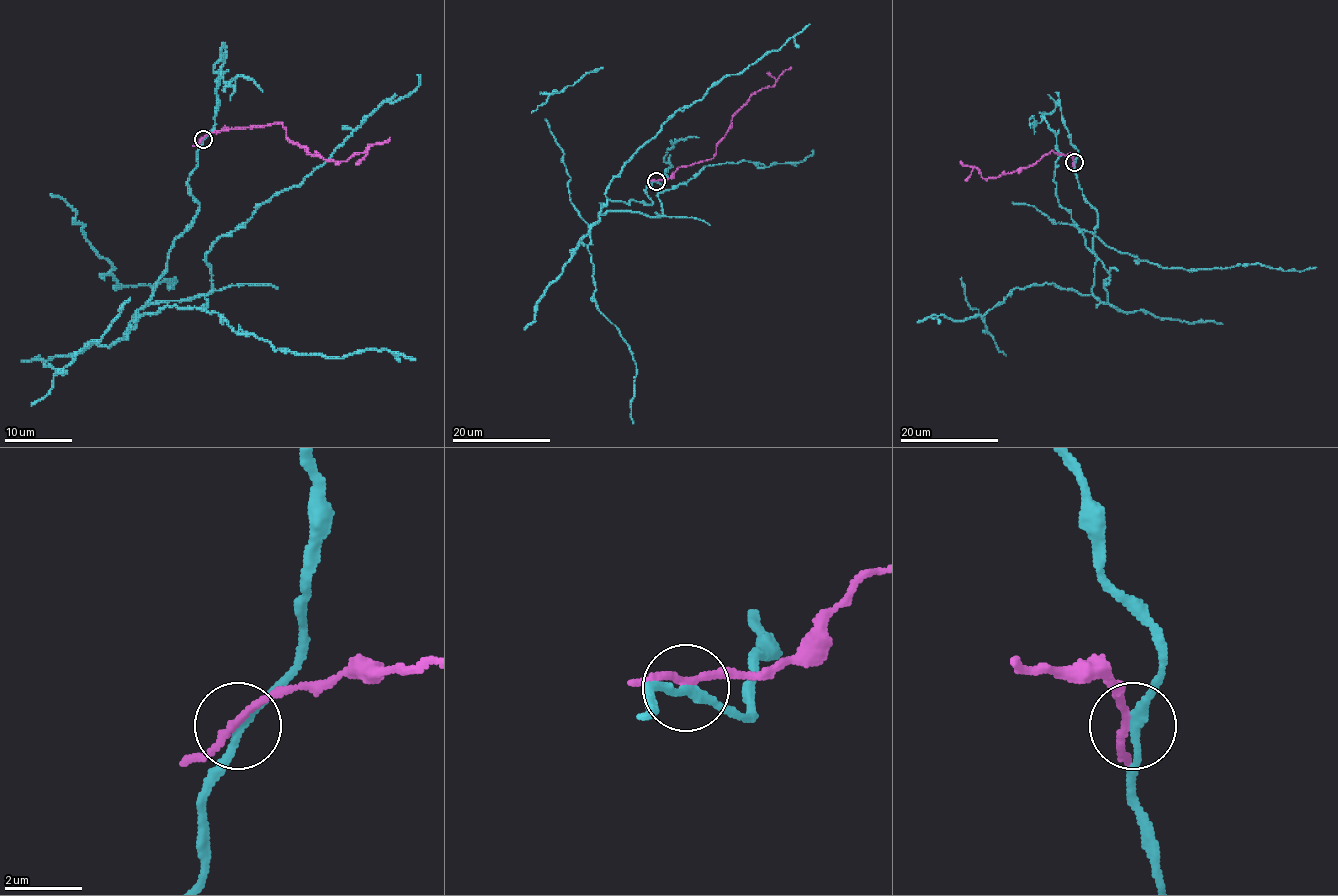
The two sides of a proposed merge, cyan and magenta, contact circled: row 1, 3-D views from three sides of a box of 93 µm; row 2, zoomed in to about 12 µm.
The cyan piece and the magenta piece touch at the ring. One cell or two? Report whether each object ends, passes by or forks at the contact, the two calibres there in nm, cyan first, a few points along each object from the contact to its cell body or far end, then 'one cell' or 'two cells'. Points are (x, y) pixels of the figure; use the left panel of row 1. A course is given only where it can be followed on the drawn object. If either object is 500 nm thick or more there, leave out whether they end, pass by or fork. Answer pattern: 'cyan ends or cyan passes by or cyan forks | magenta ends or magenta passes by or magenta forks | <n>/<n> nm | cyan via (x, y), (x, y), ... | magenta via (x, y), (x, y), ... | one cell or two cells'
cyan passes by | magenta passes by | 240/180 nm | cyan via (203, 139), (187, 183), (198, 214), (126, 333), (142, 307), (208, 292), (206, 253), (221, 236), (420, 74) | magenta via (203, 139), (208, 134), (279, 124), (286, 129), (286, 136), (310, 154), (347, 161), (390, 137) | two cells

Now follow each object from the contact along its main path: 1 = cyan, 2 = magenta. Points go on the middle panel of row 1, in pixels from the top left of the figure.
1: (656, 182), (652, 204), (607, 199), (600, 212), (659, 216), (658, 193), (706, 166), (813, 150)
2: (656, 180), (668, 179), (679, 167), (711, 159), (733, 115), (752, 95), (771, 87), (791, 67)

